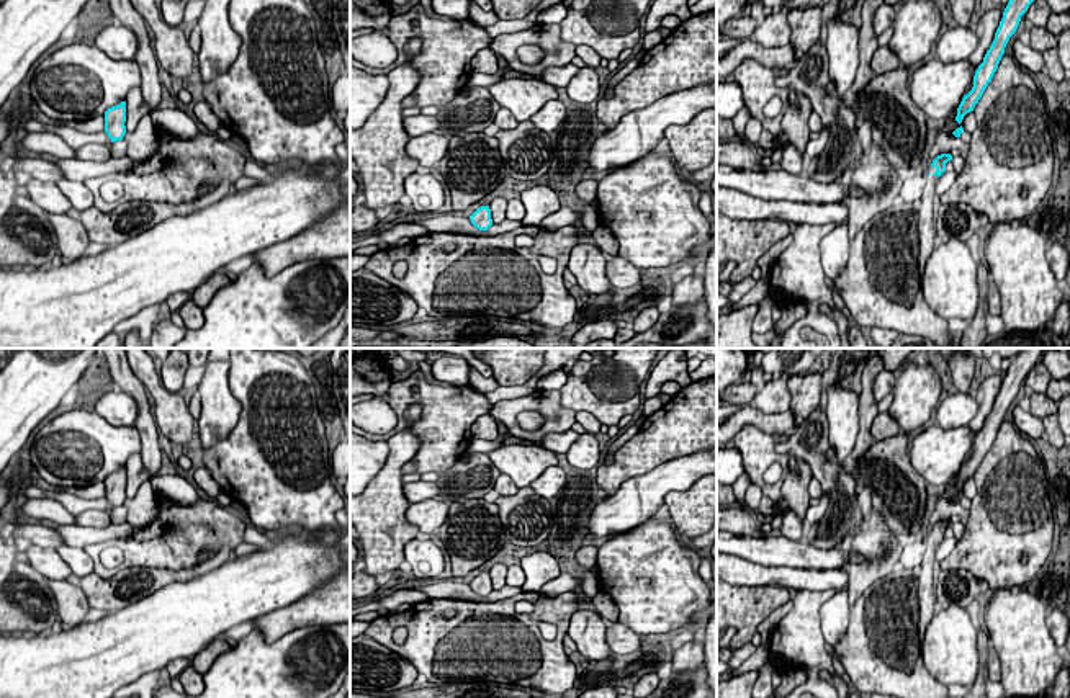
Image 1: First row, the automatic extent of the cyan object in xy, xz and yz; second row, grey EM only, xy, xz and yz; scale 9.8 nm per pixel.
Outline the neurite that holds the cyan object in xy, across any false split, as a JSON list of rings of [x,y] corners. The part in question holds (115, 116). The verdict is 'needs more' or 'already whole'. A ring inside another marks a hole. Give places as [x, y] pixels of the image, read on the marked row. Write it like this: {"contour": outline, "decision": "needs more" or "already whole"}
{"contour": [[[126,101],[111,106],[105,111],[105,132],[111,142],[123,141],[126,134]]], "decision": "already whole"}

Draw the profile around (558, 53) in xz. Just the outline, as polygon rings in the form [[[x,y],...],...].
[[[542,25],[494,38],[491,49],[507,60],[507,65],[520,74],[528,74],[535,80],[543,80],[543,70],[548,67],[563,67],[576,57],[576,46],[560,38],[560,25]],[[525,44],[538,46],[545,57],[533,65],[522,64],[517,49]]]

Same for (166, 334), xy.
[[[164,319],[155,325],[151,335],[151,348],[173,348],[183,340],[185,332],[187,327],[178,327],[170,319]]]

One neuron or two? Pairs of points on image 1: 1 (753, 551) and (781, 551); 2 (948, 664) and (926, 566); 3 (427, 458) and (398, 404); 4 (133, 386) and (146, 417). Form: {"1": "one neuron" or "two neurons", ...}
{"1": "one neuron", "2": "two neurons", "3": "one neuron", "4": "one neuron"}

